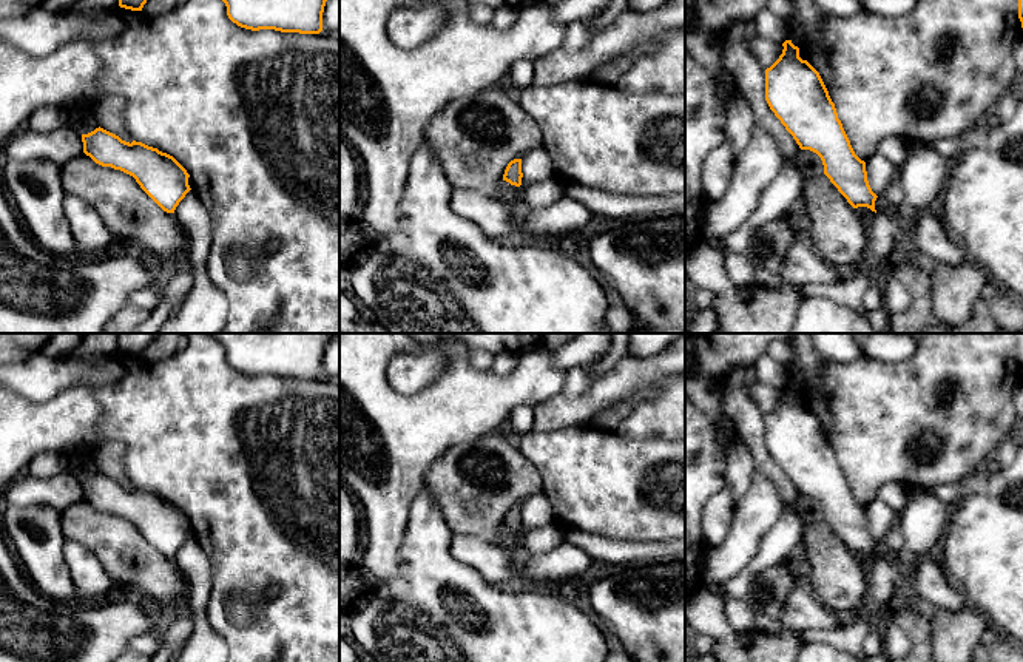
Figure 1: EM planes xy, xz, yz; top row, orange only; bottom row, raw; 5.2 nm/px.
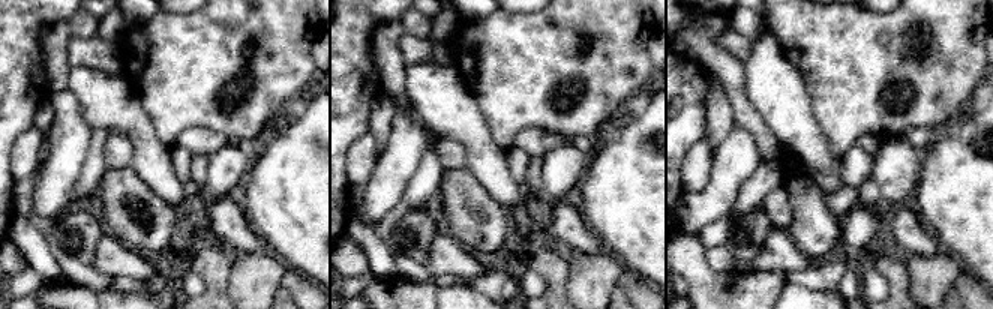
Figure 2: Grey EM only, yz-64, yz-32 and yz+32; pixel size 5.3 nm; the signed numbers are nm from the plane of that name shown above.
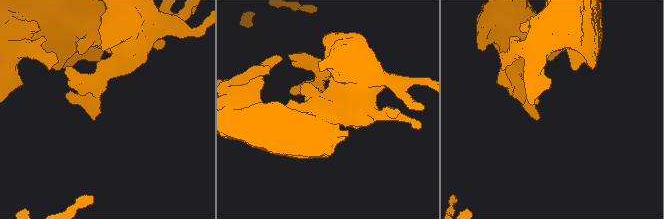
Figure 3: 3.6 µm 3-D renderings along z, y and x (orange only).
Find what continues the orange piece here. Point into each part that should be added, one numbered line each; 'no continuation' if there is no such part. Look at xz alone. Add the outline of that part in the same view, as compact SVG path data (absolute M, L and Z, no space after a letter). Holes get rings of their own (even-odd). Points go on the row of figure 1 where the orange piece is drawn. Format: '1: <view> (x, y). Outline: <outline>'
no continuation

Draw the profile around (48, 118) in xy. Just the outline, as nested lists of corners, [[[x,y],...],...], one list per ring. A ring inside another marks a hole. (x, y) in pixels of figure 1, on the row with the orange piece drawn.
[[[45,105],[35,110],[31,114],[29,123],[28,123],[29,128],[39,133],[52,131],[65,125],[69,125],[69,110],[56,108],[51,105]]]

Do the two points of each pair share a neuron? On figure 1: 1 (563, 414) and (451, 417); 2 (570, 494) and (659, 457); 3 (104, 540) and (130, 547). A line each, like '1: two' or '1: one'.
1: two
2: one
3: one

